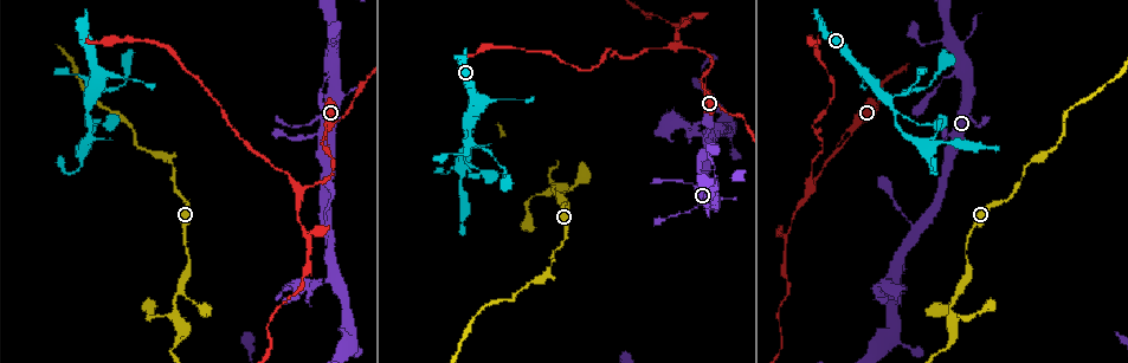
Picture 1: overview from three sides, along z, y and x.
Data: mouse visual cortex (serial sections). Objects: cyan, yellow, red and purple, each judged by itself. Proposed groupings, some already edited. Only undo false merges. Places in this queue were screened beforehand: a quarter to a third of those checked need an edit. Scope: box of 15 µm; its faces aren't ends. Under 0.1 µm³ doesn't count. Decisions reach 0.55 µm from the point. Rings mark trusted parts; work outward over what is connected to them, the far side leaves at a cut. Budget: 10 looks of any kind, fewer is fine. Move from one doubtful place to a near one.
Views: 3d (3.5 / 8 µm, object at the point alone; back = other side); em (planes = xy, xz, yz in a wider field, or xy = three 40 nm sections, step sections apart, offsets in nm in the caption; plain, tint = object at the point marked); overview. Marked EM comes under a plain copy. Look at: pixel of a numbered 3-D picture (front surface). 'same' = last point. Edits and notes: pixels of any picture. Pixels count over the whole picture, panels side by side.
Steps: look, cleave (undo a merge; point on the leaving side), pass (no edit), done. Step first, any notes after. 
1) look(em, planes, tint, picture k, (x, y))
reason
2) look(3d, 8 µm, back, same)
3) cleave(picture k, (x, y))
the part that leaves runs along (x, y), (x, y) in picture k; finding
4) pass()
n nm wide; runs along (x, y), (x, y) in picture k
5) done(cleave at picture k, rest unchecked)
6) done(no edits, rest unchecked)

look(3d, 3.5 µm, back, picture 1, (325, 82))
a narrow waist

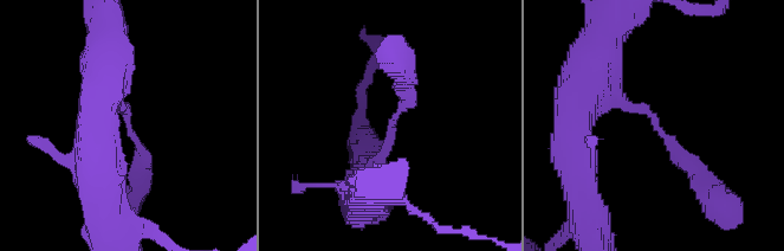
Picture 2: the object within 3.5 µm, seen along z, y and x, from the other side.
look(em, xy, step 3, tint, picture 2, (128, 131))
arms of 200, 200 nm; shape alone is not enough

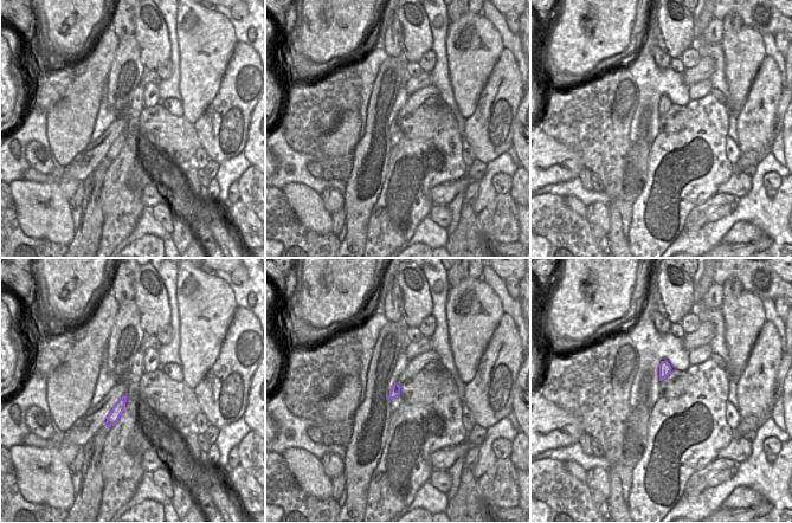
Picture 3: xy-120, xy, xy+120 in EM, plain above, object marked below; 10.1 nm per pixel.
pass()
runs along (600, 89), (648, 111), (708, 191) in picture 2; one cell here

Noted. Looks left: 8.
look(3d, 3.5 µm, picture 1, (810, 188))

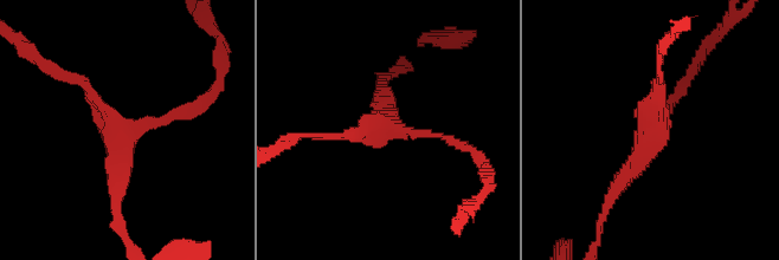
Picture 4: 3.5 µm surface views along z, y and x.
look(em, planes, tint, picture 4, (388, 128))
3 arms; arms of 100, 150, 250 nm

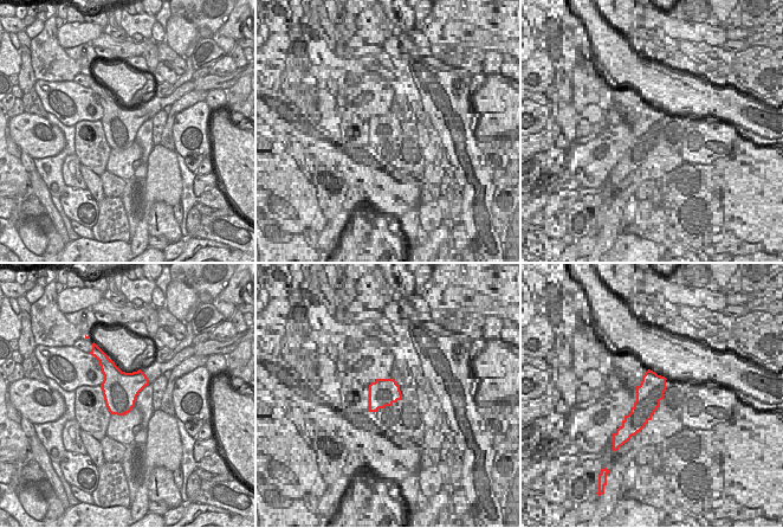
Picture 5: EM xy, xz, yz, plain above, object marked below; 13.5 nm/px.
pass()
runs along (459, 145), (384, 124), (333, 136) in picture 4; continuous, no second cell

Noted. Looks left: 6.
look(em, xy, step 2, tint, picture 1, (314, 285))
abrupt turn

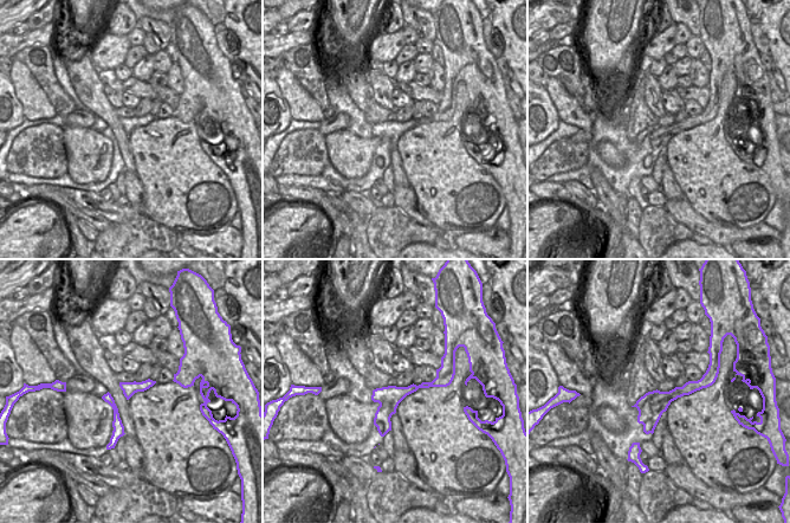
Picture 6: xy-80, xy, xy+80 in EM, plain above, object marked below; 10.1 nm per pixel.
look(3d, 3.5 µm, same)

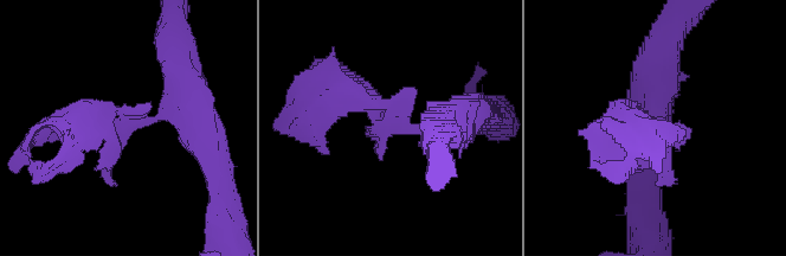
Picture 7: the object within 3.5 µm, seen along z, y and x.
pass()
runs along (445, 380), (403, 391), (382, 432) in picture 6; one cell here

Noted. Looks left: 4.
look(3d, 3.5 µm, picture 1, (86, 120))
narrows sharply

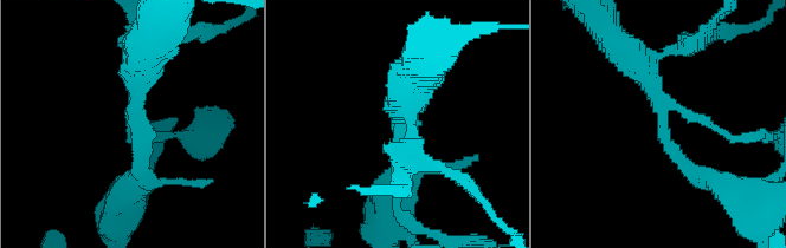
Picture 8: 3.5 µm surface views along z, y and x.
look(em, xy, step 5, tint, picture 8, (665, 123))
3 arms; arms of 150, 250, 400 nm; shape alone is not enough

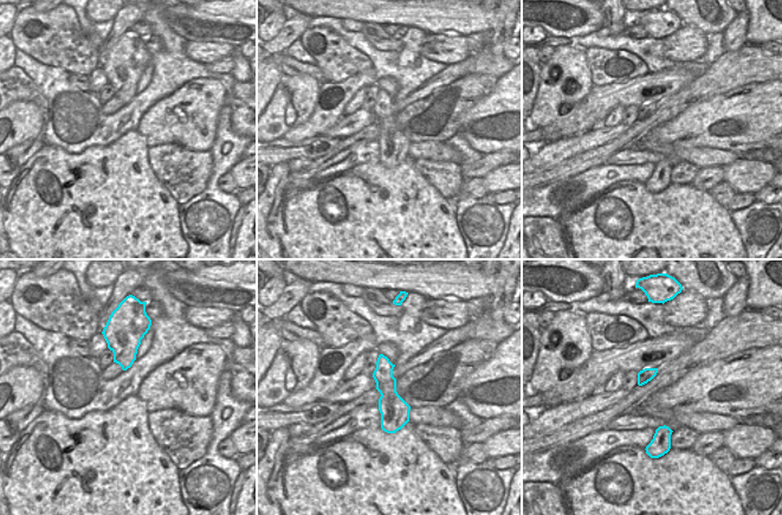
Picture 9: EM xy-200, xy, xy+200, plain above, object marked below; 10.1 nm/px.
pass()
runs along (630, 57), (655, 89), (663, 139), (712, 180) in picture 8; one cell here

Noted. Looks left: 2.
done(no edits, rest unchecked)

